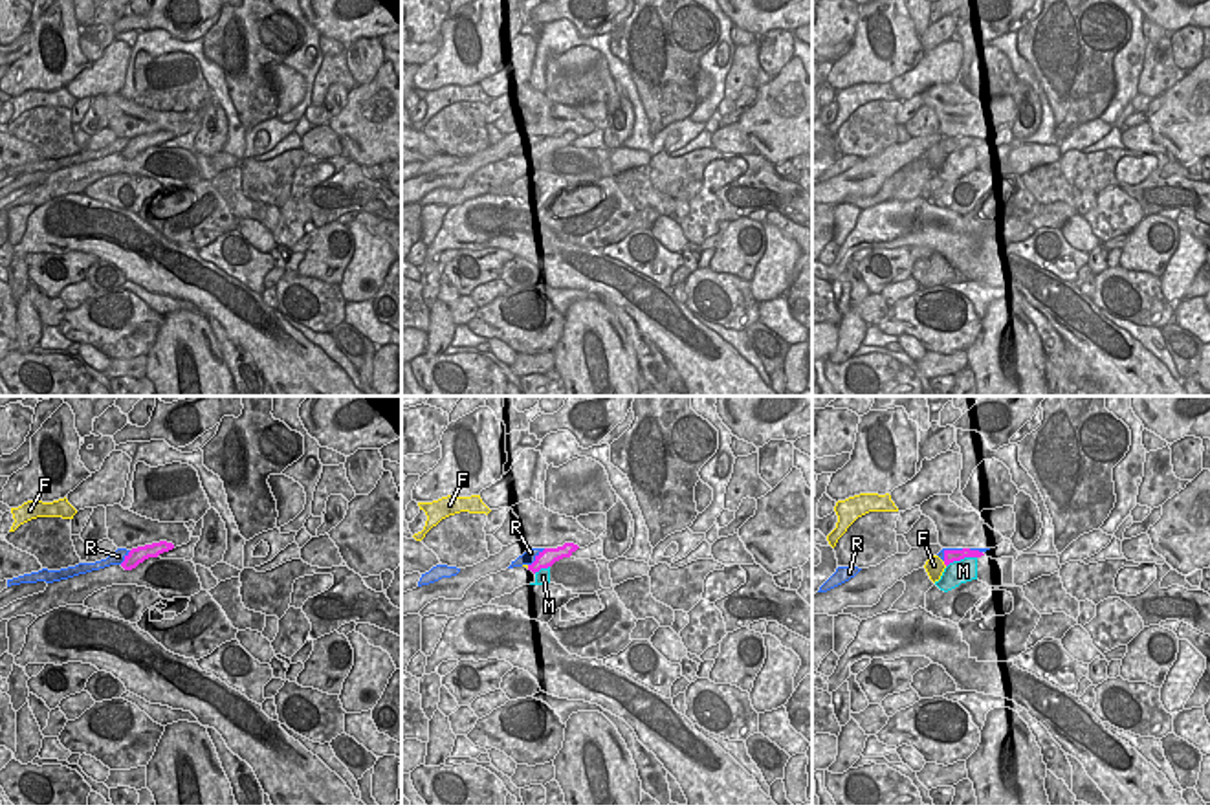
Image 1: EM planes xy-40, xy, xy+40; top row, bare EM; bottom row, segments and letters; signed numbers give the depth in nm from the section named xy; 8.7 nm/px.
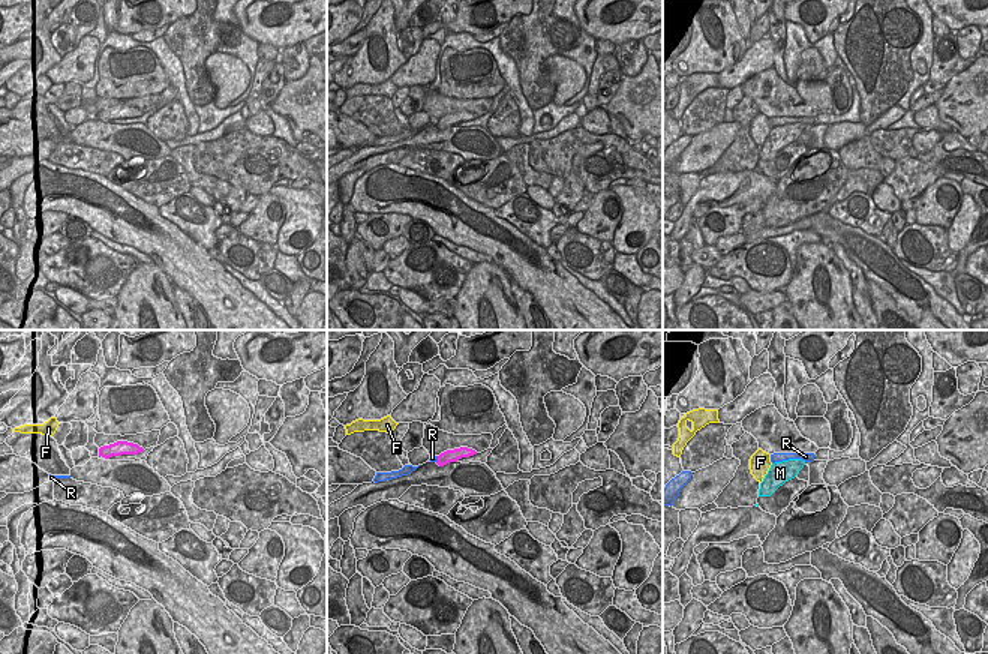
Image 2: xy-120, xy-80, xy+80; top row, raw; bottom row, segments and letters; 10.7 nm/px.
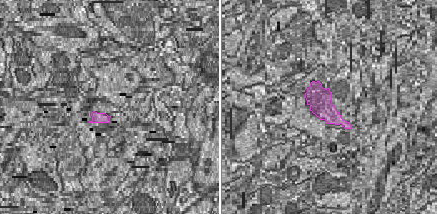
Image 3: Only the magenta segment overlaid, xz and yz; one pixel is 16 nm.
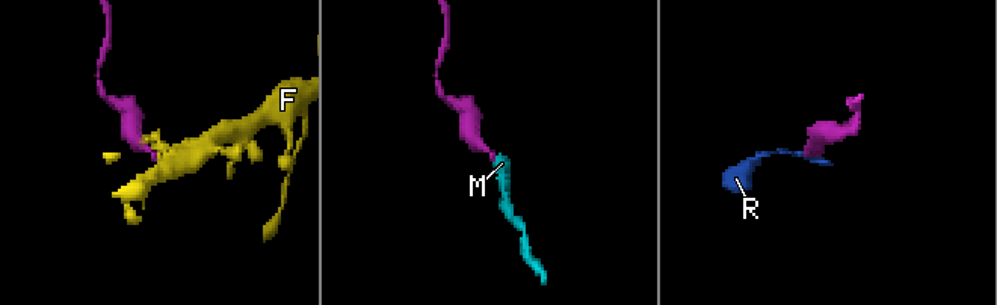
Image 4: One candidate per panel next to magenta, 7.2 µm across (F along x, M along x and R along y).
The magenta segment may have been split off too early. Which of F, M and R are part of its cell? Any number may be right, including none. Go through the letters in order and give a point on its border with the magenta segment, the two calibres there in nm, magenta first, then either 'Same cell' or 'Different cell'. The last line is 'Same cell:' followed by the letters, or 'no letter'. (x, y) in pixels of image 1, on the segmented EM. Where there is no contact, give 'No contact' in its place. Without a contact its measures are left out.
F: Touches magenta at xy+40 (945, 563). Thickness 120 nm (magenta) against 160 nm. Different cell
M: Touches magenta at xy+40 (961, 558). Thickness 120 nm (magenta) against 200 nm. Same cell
R: Touches magenta at xy (536, 558). Thickness 160 nm (magenta) against 120 nm. Different cell
Same cell: M

